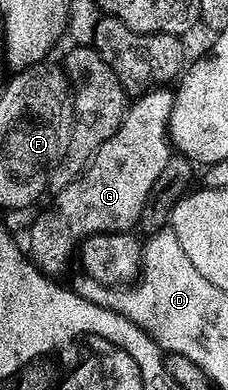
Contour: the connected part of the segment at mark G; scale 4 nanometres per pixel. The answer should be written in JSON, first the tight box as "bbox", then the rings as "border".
{"bbox":[27,87,173,275],"border":[[[158,87],[144,93],[142,97],[136,98],[126,108],[125,122],[119,127],[119,131],[115,131],[115,135],[111,135],[111,139],[107,139],[107,143],[103,143],[103,147],[95,154],[91,164],[86,172],[80,177],[75,178],[71,183],[67,183],[67,187],[56,190],[52,194],[53,202],[46,209],[42,208],[37,214],[35,223],[27,230],[27,238],[29,237],[29,249],[27,245],[27,253],[34,265],[46,275],[57,275],[53,273],[61,273],[69,265],[69,260],[74,260],[75,254],[78,252],[81,242],[88,240],[89,237],[96,236],[97,233],[128,233],[141,220],[141,212],[147,203],[147,199],[151,195],[151,187],[155,187],[155,179],[159,179],[159,171],[163,171],[163,167],[167,167],[171,156],[171,142],[169,140],[169,120],[171,119],[171,111],[173,110],[173,93],[168,88]]]}

